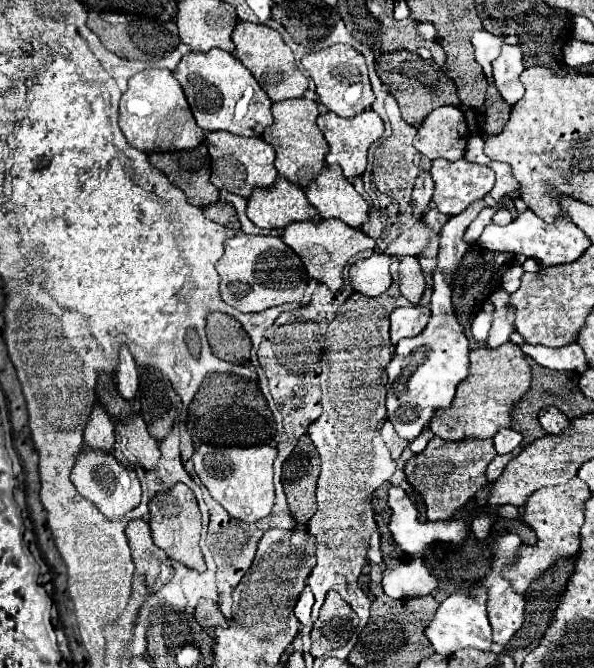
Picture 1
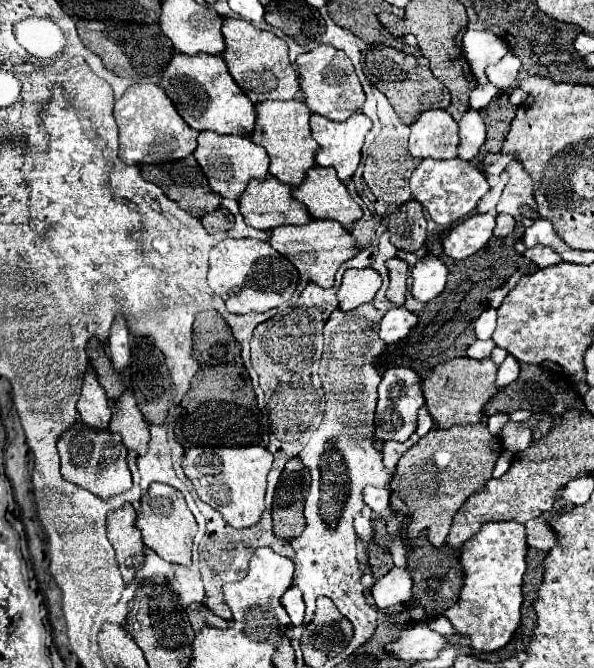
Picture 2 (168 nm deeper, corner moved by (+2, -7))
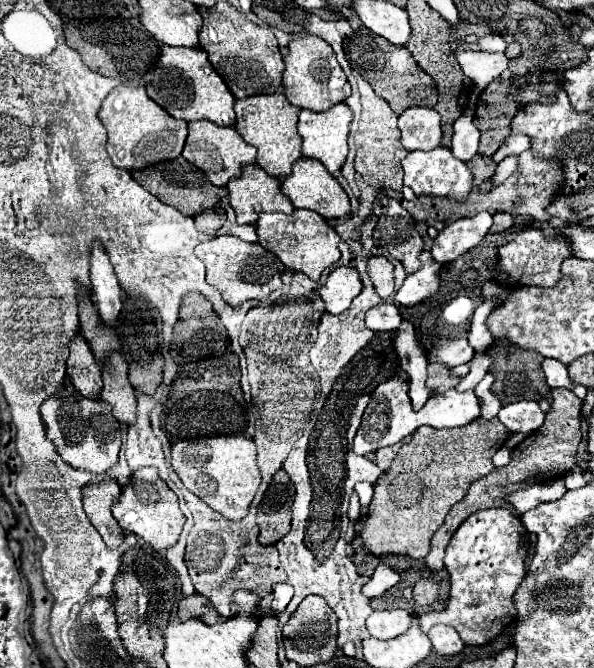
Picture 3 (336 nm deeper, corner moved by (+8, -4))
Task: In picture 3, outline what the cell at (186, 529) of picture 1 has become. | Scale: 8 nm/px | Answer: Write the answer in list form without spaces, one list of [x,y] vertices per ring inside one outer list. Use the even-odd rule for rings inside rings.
[[[150,466],[140,468],[132,474],[130,482],[120,492],[120,498],[114,502],[112,514],[124,530],[130,530],[136,536],[144,538],[158,552],[168,550],[170,546],[176,544],[186,520],[182,510],[178,508],[176,494],[166,486],[164,480],[160,480],[158,470]]]

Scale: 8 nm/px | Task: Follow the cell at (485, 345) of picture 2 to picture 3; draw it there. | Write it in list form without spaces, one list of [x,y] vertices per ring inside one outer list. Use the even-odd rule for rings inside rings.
[[[438,338],[432,340],[432,348],[428,350],[428,362],[444,364],[446,368],[454,368],[458,364],[466,364],[472,360],[474,350],[470,348],[466,338]]]

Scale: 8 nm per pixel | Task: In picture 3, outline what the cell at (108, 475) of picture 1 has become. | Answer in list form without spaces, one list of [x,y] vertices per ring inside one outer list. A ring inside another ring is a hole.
[[[64,382],[56,394],[42,402],[40,414],[46,424],[46,436],[70,466],[84,468],[94,474],[106,474],[106,470],[118,462],[120,422],[112,416],[110,404],[100,398],[86,398],[70,382]]]

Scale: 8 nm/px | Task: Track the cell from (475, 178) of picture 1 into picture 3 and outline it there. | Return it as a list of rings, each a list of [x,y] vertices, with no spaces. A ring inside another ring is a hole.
[[[434,148],[428,152],[414,150],[402,160],[404,168],[404,184],[414,190],[416,196],[446,196],[464,200],[472,190],[472,172],[466,164],[462,164],[448,148]]]

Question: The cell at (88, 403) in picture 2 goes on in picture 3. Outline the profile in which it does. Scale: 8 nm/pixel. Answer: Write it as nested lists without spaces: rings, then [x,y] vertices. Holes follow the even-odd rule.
[[[78,332],[70,342],[70,356],[66,362],[66,376],[84,396],[98,398],[102,392],[100,362],[94,358],[88,342]]]

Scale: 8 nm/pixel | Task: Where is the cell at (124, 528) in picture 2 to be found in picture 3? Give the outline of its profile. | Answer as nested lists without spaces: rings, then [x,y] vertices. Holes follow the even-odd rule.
[[[104,478],[100,482],[90,482],[82,488],[82,504],[88,520],[100,532],[108,548],[122,544],[124,532],[114,520],[110,508],[120,496],[120,484],[114,478]]]

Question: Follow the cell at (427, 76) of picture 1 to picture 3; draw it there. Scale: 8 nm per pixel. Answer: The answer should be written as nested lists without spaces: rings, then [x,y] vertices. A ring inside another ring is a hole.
[[[362,26],[358,28],[358,32],[352,32],[350,36],[346,36],[346,40],[342,40],[342,52],[346,52],[350,68],[360,72],[374,88],[374,92],[384,98],[396,114],[402,114],[406,108],[412,106],[432,108],[436,104],[438,92],[434,80],[426,72],[418,70],[418,64],[404,46],[394,46],[388,40],[374,36],[368,28]]]

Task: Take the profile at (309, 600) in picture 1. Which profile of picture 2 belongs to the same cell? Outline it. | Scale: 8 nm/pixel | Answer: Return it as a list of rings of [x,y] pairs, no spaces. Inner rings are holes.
[[[292,585],[292,587],[282,595],[282,603],[286,605],[284,609],[286,609],[288,615],[290,615],[292,625],[302,625],[304,613],[306,613],[306,603],[304,603],[304,599],[302,599],[302,591],[300,591],[296,585]]]

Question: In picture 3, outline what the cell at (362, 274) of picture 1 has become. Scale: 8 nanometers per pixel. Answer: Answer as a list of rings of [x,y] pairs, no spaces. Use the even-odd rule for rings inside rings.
[[[336,268],[328,274],[324,286],[320,286],[320,298],[324,300],[328,314],[342,314],[352,300],[362,292],[362,282],[354,268]]]

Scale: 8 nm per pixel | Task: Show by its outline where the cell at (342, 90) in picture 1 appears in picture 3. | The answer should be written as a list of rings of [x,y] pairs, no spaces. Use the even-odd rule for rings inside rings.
[[[304,36],[298,40],[292,40],[288,44],[288,54],[284,56],[284,76],[282,76],[282,86],[284,86],[284,96],[288,98],[290,104],[298,108],[308,108],[308,110],[328,110],[332,104],[344,102],[350,96],[350,84],[340,68],[334,50],[318,36]]]

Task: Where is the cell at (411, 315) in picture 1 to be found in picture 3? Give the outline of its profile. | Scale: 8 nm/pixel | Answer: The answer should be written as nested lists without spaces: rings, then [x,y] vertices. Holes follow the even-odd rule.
[[[382,300],[366,312],[366,326],[374,332],[396,330],[400,322],[402,322],[400,310],[392,300]]]

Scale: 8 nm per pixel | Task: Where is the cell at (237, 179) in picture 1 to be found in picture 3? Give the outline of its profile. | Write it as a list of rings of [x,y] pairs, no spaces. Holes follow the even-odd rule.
[[[196,120],[196,122],[188,122],[188,138],[186,138],[182,156],[190,164],[194,164],[202,172],[206,172],[206,176],[210,178],[212,184],[226,186],[230,178],[240,176],[242,166],[246,166],[250,162],[254,164],[256,148],[250,146],[248,142],[244,142],[244,138],[232,126],[216,126],[210,120]]]

